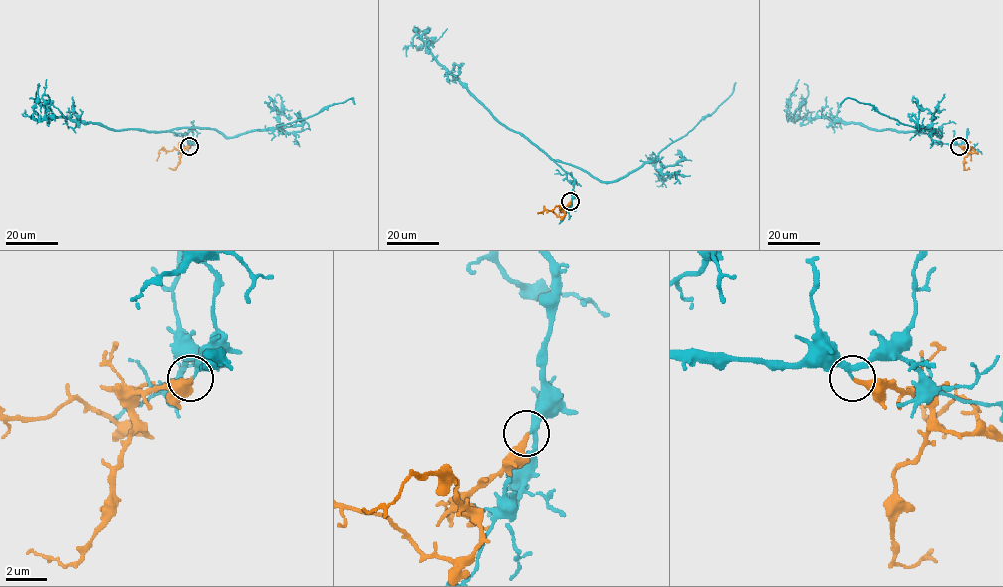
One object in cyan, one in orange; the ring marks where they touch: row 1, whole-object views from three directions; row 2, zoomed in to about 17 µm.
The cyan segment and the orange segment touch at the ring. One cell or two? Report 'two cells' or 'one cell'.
one cell

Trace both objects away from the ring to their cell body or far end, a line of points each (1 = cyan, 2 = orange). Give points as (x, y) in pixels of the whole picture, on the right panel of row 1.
1: (959, 146), (936, 143), (917, 131), (934, 128), (940, 137), (869, 104), (851, 98), (840, 104)
2: (959, 146), (967, 147), (971, 152), (974, 150), (968, 150), (971, 160)

